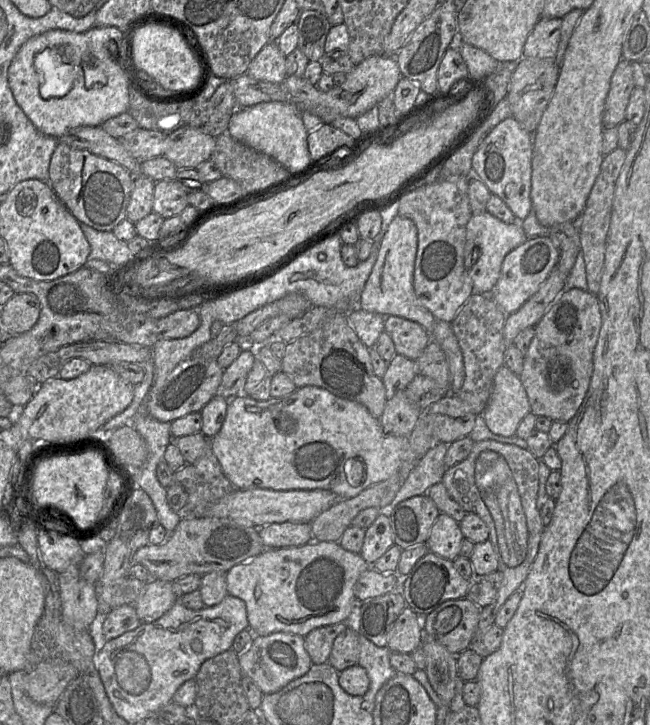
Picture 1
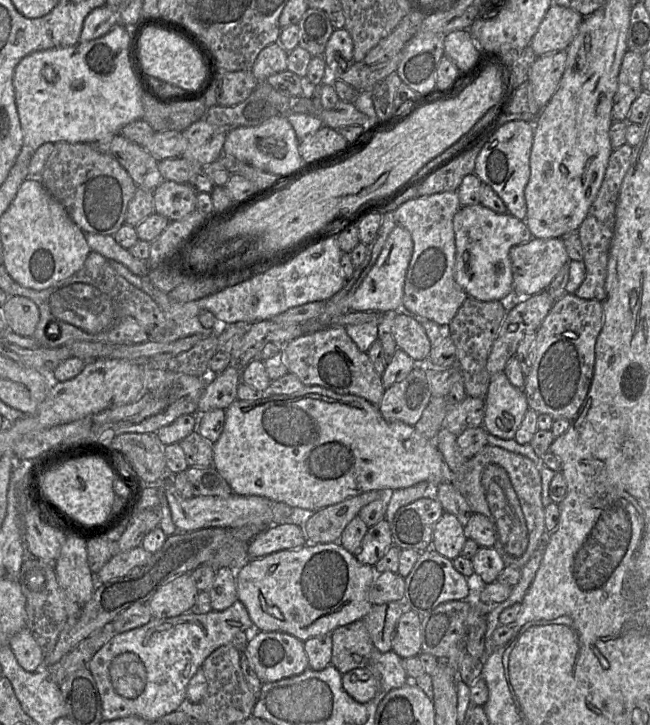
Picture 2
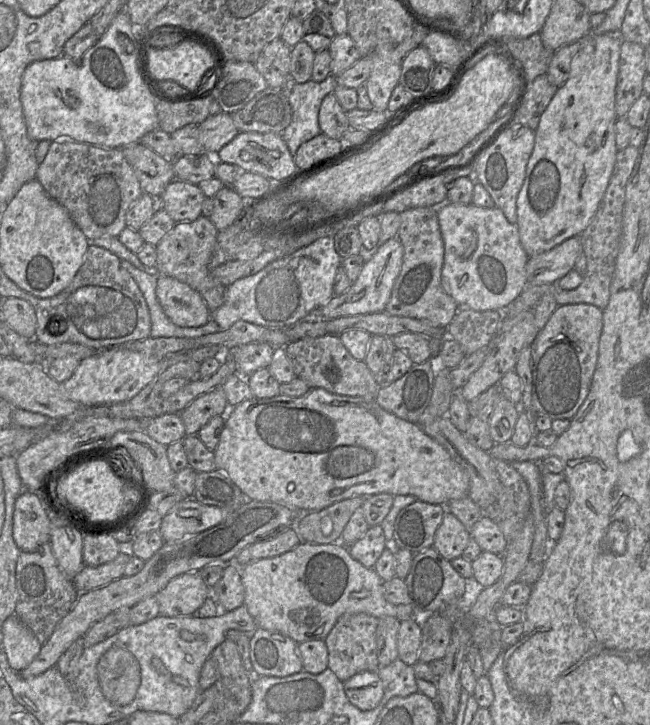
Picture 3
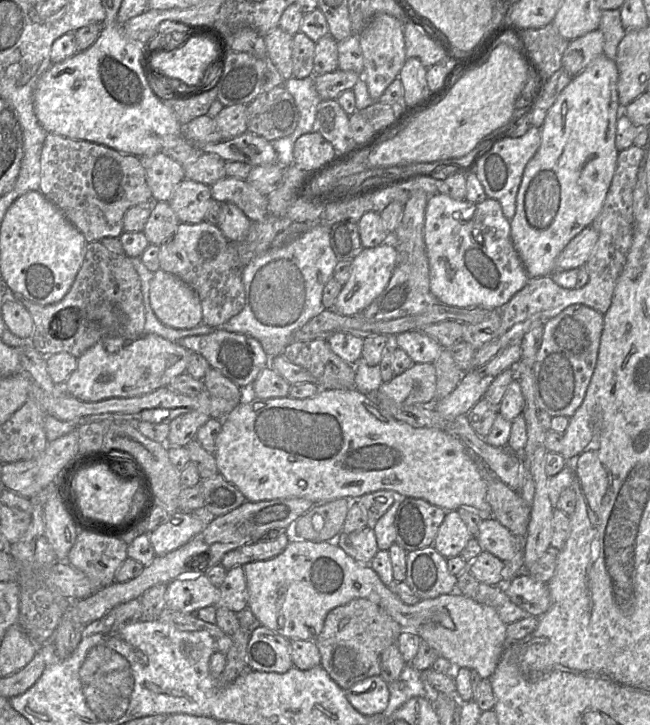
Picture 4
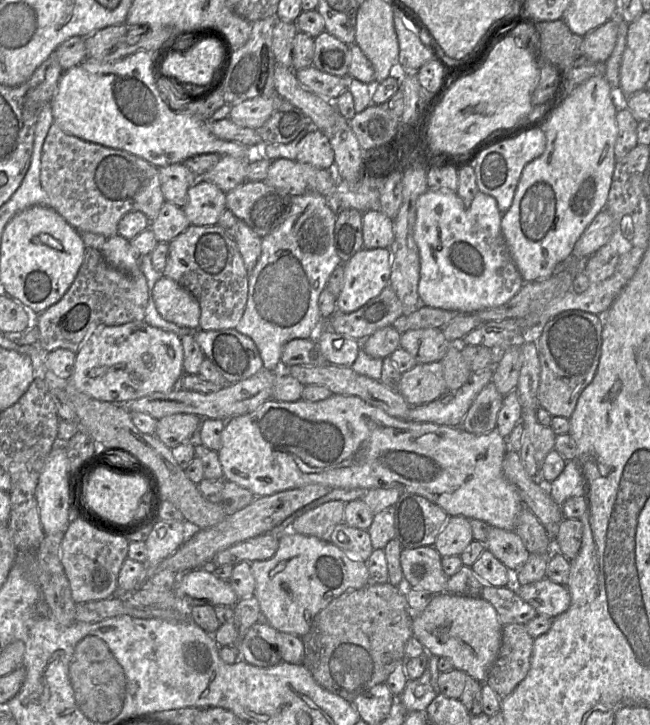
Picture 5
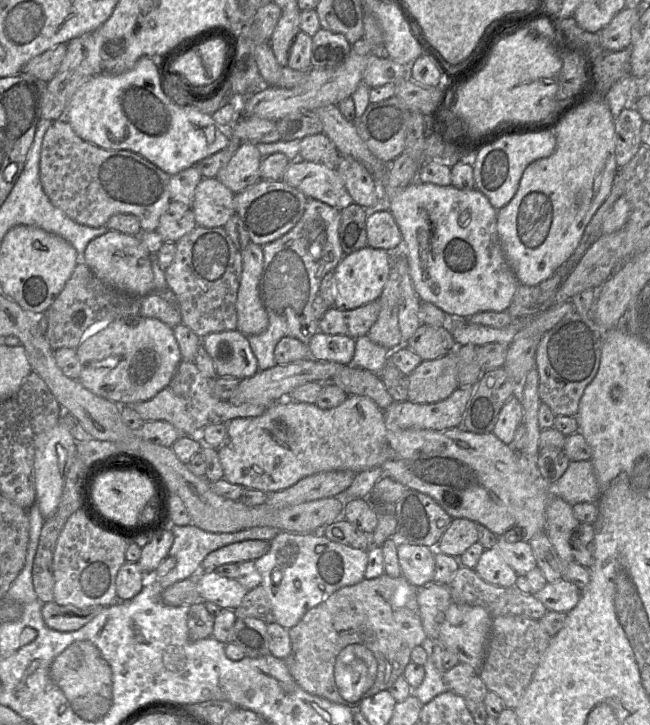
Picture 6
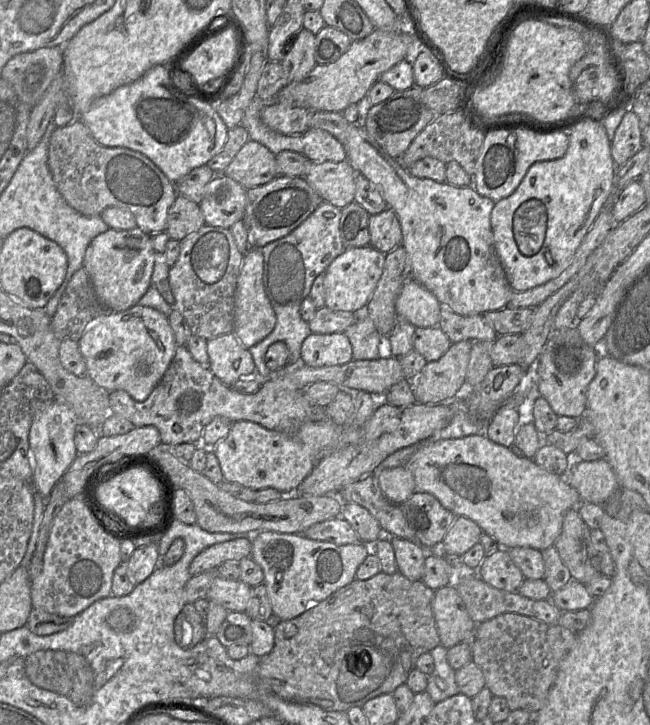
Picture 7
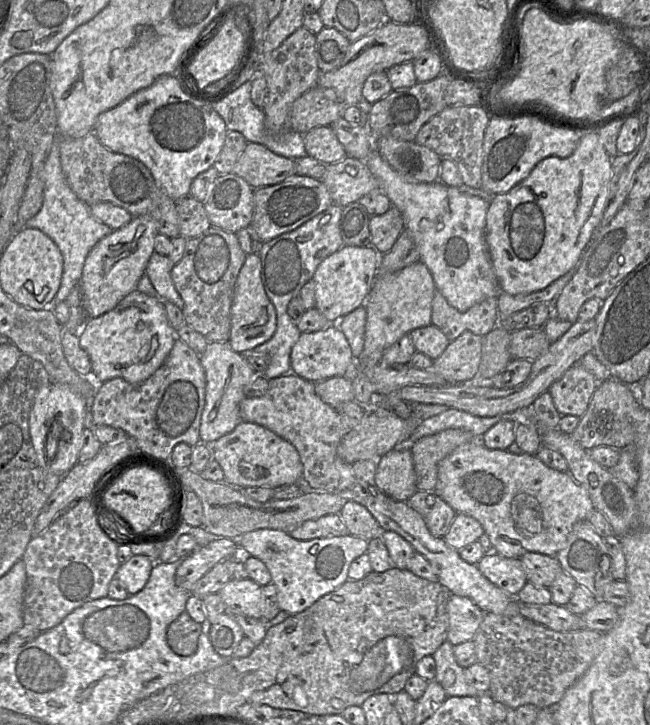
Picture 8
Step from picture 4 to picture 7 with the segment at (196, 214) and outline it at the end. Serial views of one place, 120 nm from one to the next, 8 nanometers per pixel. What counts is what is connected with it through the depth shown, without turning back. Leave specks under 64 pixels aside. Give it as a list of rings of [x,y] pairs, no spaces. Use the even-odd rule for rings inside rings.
[[[216,174],[205,186],[199,203],[206,225],[230,228],[243,219],[246,192],[241,184],[224,174]]]

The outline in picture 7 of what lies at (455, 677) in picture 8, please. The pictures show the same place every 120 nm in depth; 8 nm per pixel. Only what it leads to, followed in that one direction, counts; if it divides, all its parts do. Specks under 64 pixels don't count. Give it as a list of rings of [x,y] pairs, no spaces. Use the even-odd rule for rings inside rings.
[[[442,644],[430,651],[434,660],[434,670],[428,676],[425,691],[436,703],[460,693],[455,681],[455,671],[448,663],[447,648]]]

